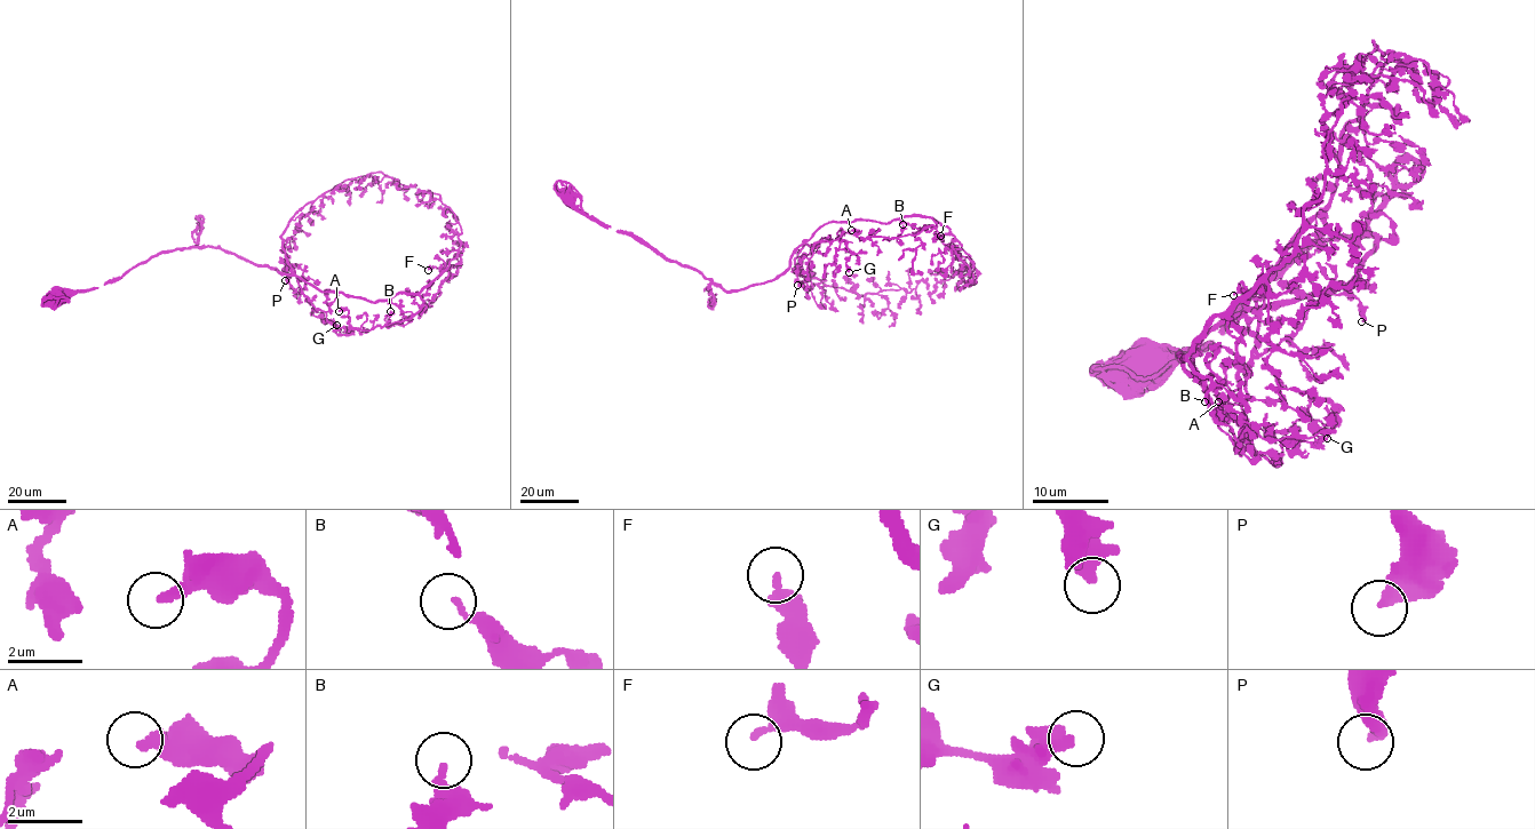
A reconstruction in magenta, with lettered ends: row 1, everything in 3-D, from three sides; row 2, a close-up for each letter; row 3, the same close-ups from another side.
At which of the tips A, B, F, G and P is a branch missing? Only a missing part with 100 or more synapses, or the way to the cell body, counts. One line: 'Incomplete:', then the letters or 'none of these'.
Incomplete: none of these

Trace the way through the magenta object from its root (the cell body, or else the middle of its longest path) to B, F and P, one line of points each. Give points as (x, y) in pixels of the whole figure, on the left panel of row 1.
B: (54, 297), (117, 280), (164, 250), (212, 247), (321, 291), (423, 301), (386, 325), (390, 311)
F: (54, 297), (191, 247), (222, 248), (321, 291), (372, 302), (419, 293), (442, 272), (428, 270)
P: (54, 297), (191, 247), (293, 270), (301, 292), (284, 270), (285, 280)

